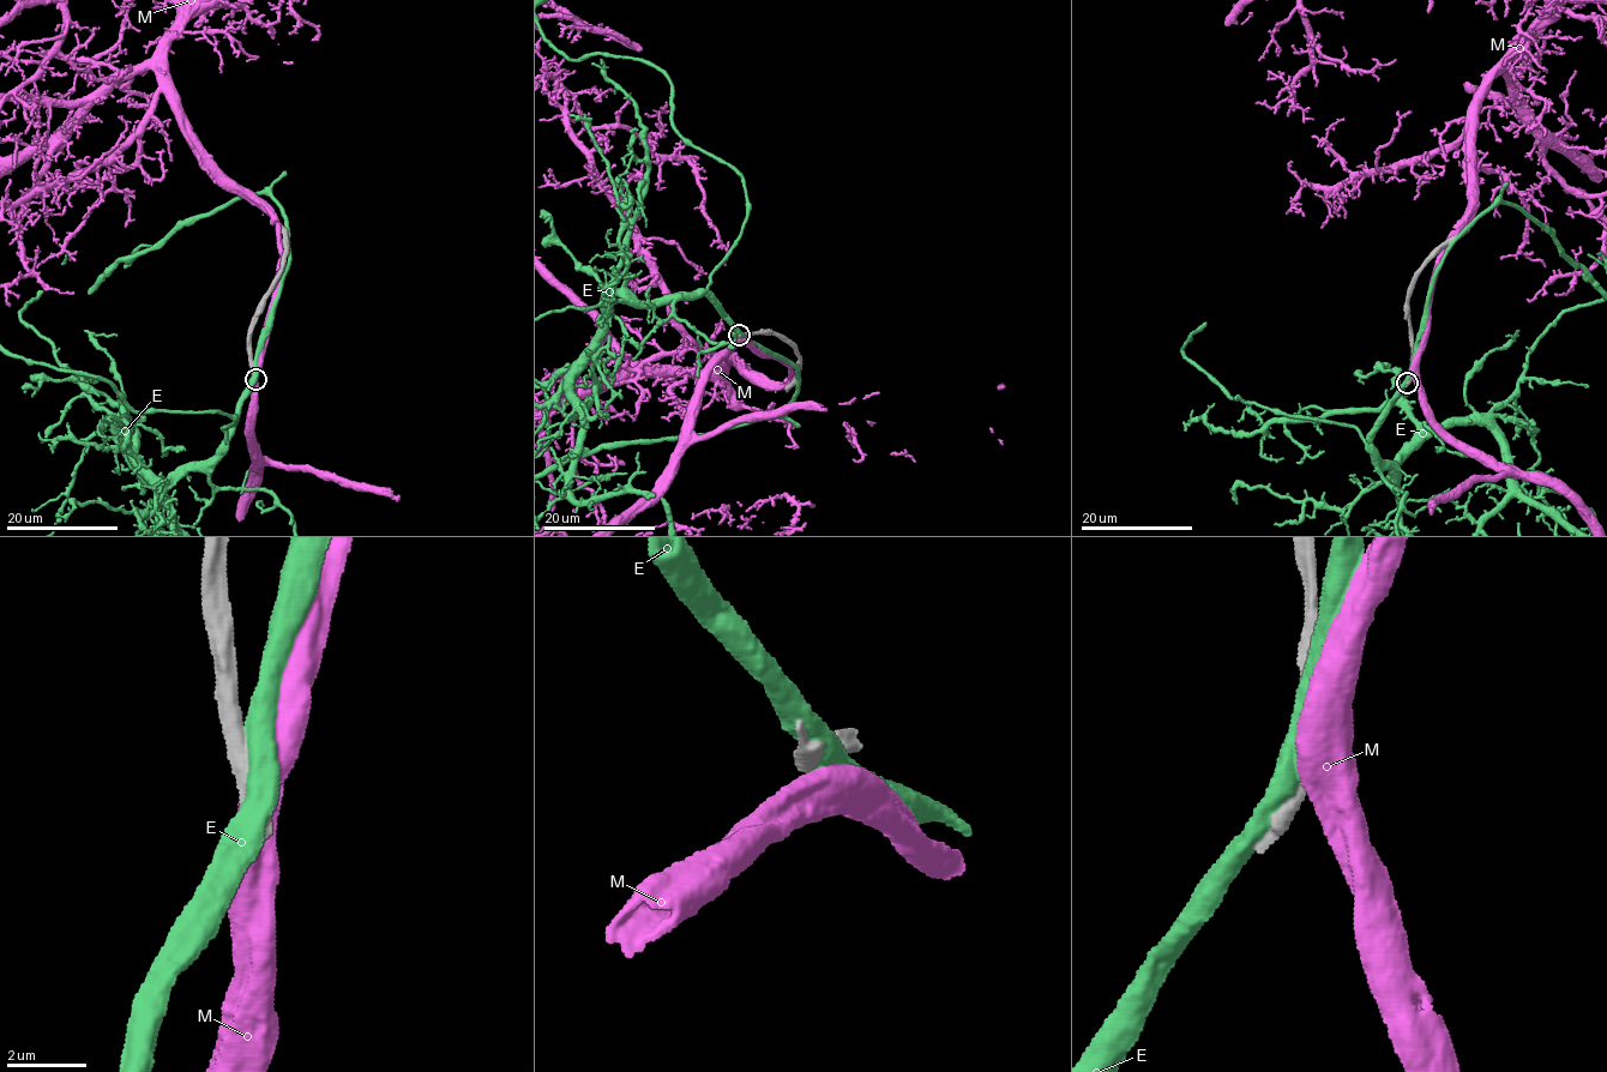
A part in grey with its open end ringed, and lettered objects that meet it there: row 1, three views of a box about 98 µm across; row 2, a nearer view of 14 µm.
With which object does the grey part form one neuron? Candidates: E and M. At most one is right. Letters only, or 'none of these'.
none of these

